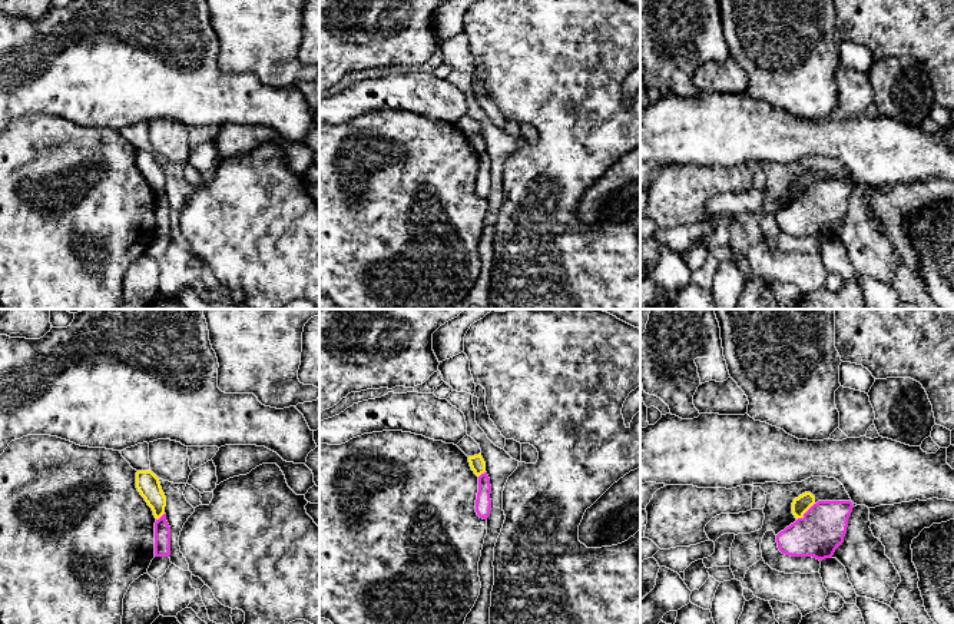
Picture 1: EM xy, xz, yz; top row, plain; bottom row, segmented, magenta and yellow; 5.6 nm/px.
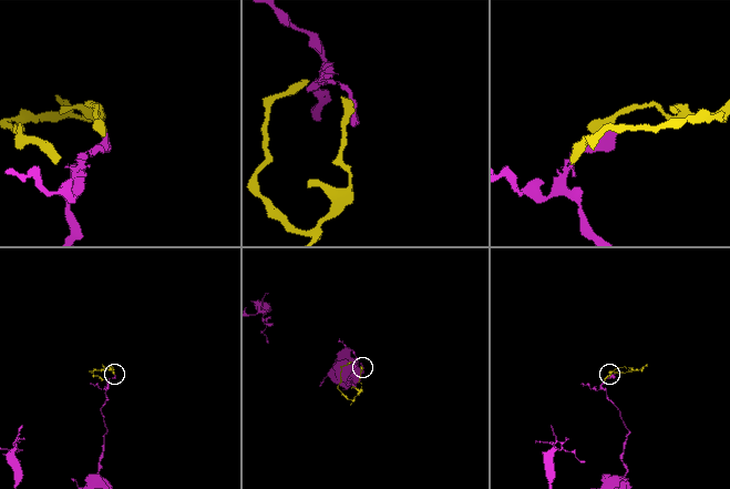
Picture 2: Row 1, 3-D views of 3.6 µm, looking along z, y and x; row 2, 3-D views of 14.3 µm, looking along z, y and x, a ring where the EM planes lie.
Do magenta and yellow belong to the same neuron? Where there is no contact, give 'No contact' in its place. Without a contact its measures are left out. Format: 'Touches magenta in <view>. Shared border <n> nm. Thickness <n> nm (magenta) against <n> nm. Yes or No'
Touches magenta in yz. Shared border 140 nm. Thickness 260 nm (magenta) against 90 nm. No

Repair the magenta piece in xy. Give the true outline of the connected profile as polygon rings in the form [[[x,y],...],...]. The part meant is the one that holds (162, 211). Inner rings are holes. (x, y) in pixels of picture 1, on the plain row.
[[[163,193],[155,202],[155,236],[169,236],[170,235],[170,206],[166,200],[166,193]]]

